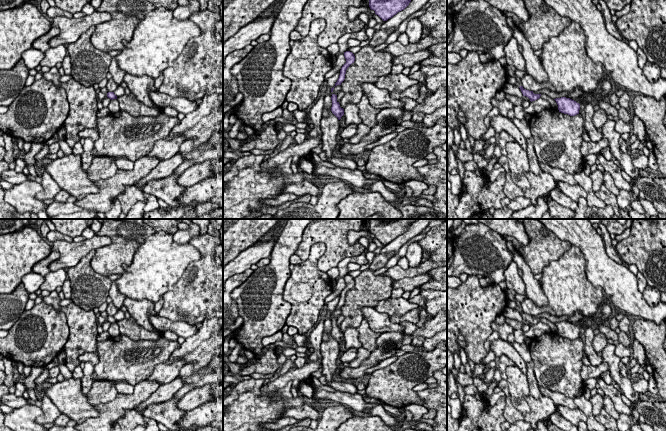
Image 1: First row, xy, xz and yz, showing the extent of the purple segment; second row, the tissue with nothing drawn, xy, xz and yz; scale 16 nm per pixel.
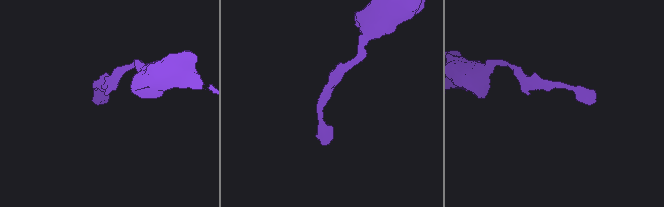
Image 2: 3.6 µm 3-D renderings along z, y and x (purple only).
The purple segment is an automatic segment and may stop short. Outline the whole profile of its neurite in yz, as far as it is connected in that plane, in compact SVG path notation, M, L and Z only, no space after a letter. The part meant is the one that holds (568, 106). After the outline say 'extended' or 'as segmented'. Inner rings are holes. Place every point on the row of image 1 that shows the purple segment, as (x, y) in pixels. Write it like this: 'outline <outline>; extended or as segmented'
outline M566 97L556 98L554 100L558 105L559 112L568 114L570 116L579 114L580 104L576 101Z; as segmented

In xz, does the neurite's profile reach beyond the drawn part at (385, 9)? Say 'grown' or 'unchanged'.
unchanged

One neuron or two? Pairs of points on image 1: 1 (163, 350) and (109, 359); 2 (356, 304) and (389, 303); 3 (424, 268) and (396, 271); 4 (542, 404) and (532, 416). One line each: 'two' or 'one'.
1: one
2: two
3: one
4: one

